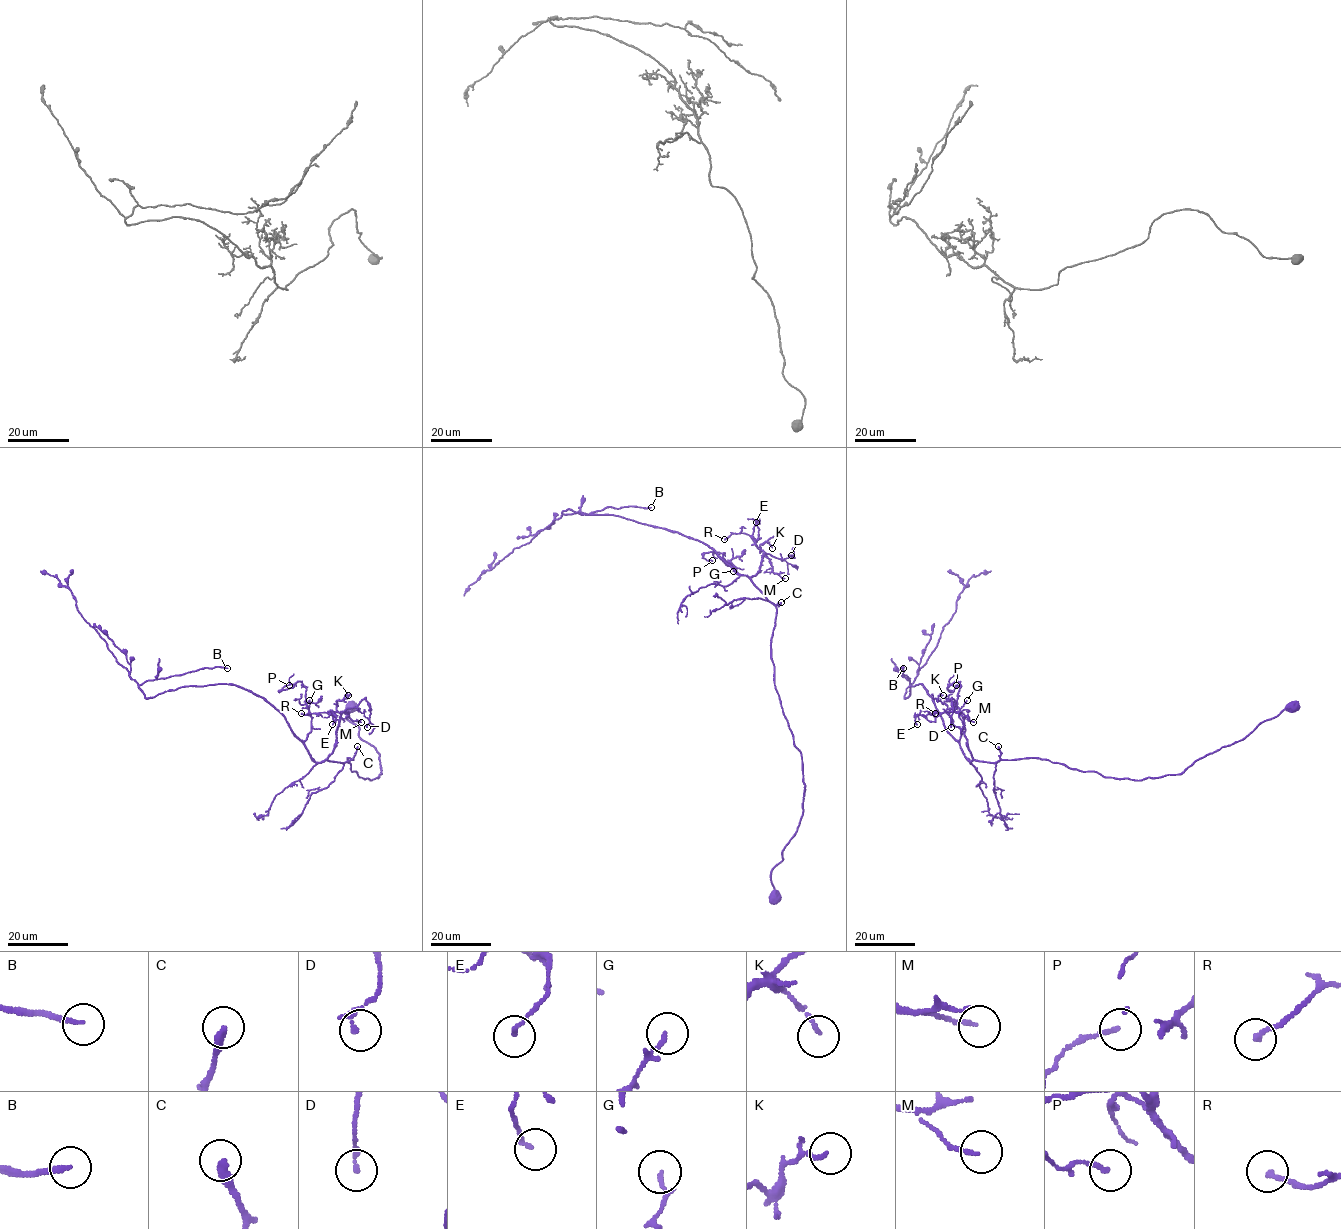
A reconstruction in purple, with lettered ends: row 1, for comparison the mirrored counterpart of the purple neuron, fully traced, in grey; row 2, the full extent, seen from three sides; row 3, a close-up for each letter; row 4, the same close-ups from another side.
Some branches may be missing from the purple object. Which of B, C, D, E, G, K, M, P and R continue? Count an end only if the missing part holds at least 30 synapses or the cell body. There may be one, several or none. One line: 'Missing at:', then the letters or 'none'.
Missing at: B

